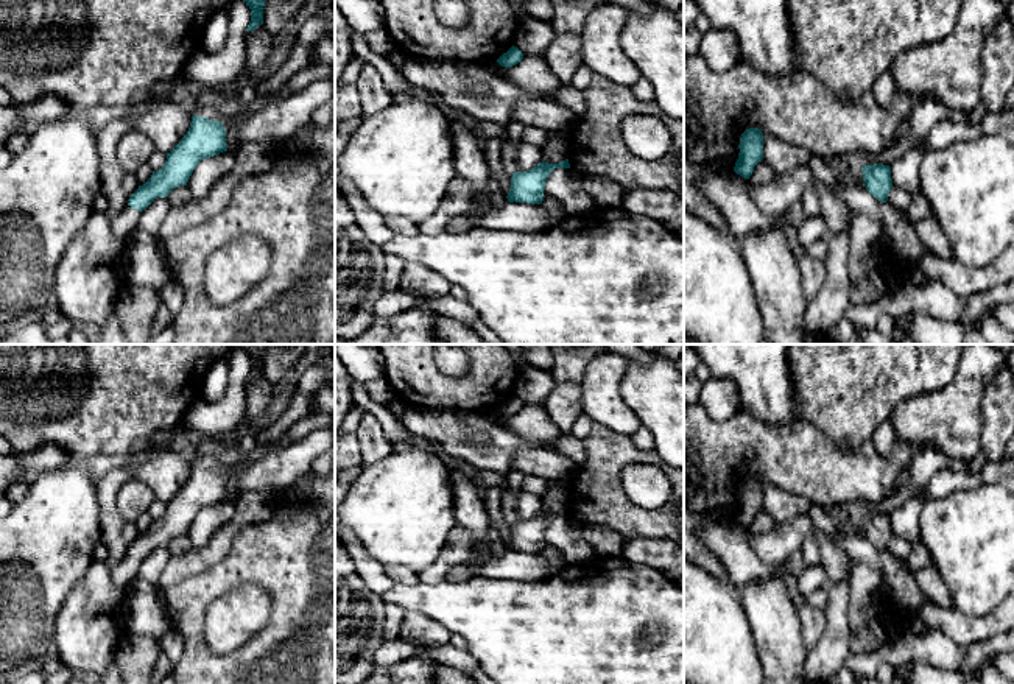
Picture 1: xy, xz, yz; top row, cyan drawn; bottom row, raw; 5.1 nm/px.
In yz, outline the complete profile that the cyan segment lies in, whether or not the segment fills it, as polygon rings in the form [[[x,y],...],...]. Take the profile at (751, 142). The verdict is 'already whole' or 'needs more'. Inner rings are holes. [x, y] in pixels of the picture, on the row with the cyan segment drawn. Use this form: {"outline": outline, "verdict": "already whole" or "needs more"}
{"outline": [[[759,128],[746,129],[740,137],[740,153],[734,171],[745,179],[754,171],[754,167],[763,159],[763,132]]], "verdict": "already whole"}

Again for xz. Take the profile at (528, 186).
{"outline": [[[569,159],[559,164],[540,162],[528,171],[514,171],[511,189],[508,193],[509,203],[540,204],[544,201],[545,181],[555,168],[570,168]]], "verdict": "already whole"}

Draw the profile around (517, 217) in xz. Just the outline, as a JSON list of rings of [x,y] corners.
[[[461,176],[450,182],[438,210],[417,224],[421,234],[441,234],[458,217],[470,215],[474,226],[492,231],[511,231],[519,234],[537,234],[547,231],[550,223],[548,209],[540,204],[509,203],[506,207],[489,204],[480,209],[474,201],[475,189]]]

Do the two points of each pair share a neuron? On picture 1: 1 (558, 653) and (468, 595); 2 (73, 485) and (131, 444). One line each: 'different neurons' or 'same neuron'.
1: same neuron
2: different neurons

